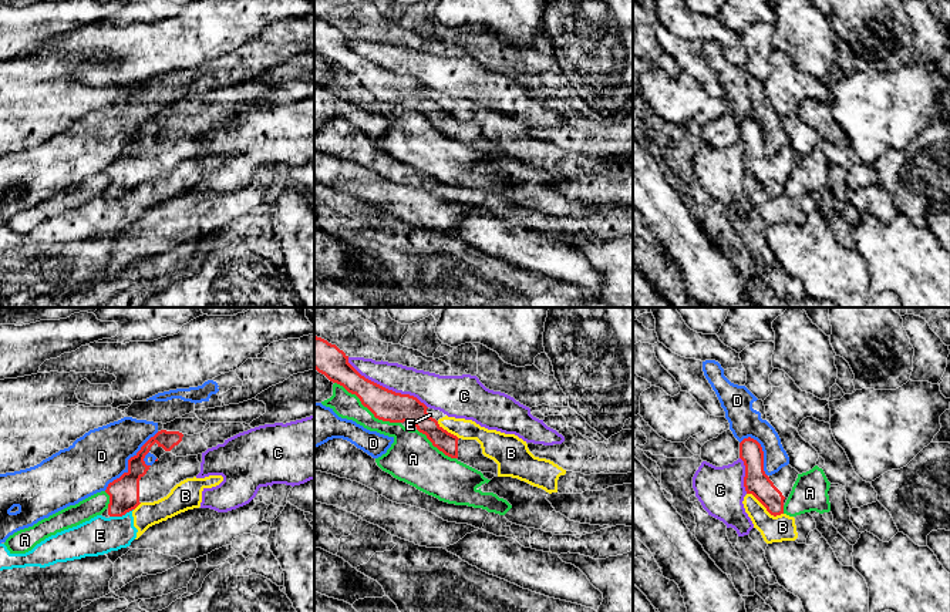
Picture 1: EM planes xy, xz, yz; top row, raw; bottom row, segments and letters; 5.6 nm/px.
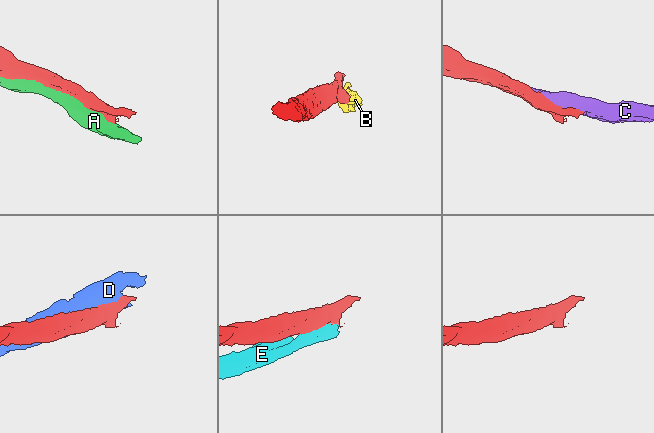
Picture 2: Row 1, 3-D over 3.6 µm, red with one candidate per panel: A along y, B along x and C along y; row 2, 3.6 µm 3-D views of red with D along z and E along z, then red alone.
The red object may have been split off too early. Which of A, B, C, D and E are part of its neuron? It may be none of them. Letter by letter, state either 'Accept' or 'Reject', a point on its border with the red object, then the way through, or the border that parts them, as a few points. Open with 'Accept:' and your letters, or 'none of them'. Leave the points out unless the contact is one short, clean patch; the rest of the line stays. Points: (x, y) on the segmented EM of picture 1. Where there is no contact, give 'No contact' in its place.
Accept: none of them
A: Reject. Touches red at xz (367, 407)
B: Reject. Touches red at yz (765, 507). Boundary: yz (747, 493), (771, 514), (782, 514)
C: Reject. Touches red at xz (384, 387)
D: Reject. Touches red at xy (128, 463)
E: Reject. Touches red at xy (121, 515)

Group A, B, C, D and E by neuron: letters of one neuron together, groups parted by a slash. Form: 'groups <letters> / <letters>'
groups A / B E / C / D

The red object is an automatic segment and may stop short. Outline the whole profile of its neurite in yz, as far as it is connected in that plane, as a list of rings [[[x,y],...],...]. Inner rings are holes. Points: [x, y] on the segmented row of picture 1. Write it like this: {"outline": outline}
{"outline": [[[751,437],[740,443],[740,458],[745,465],[744,487],[747,494],[752,494],[771,515],[784,514],[784,505],[799,473],[791,465],[785,465],[778,473],[767,475],[762,447]]]}

